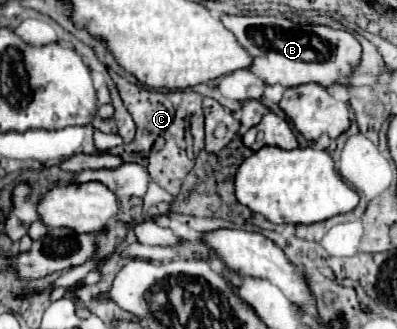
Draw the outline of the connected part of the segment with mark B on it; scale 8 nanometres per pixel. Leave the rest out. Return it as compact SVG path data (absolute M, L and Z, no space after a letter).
M222 16L222 24L236 36L238 44L254 58L248 70L264 84L300 86L316 82L320 86L340 84L358 66L362 48L354 34L328 26L300 26L280 16Z

